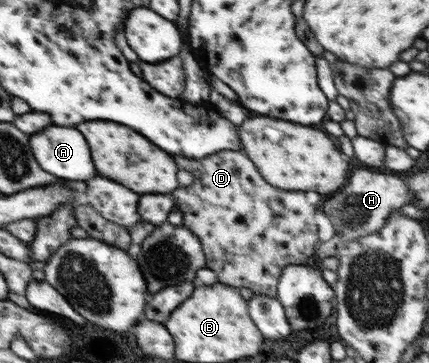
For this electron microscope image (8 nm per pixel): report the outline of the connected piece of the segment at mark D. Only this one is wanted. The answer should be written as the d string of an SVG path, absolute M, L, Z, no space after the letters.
M222 150L218 154L202 160L176 157L180 170L185 170L194 177L191 185L179 186L175 196L182 211L183 225L194 235L198 235L204 246L207 267L217 274L220 283L232 287L247 287L254 295L277 298L279 281L284 268L288 265L304 263L302 257L314 257L318 243L318 223L316 207L308 203L304 191L285 191L272 186L256 169L254 161L248 159L242 151Z

